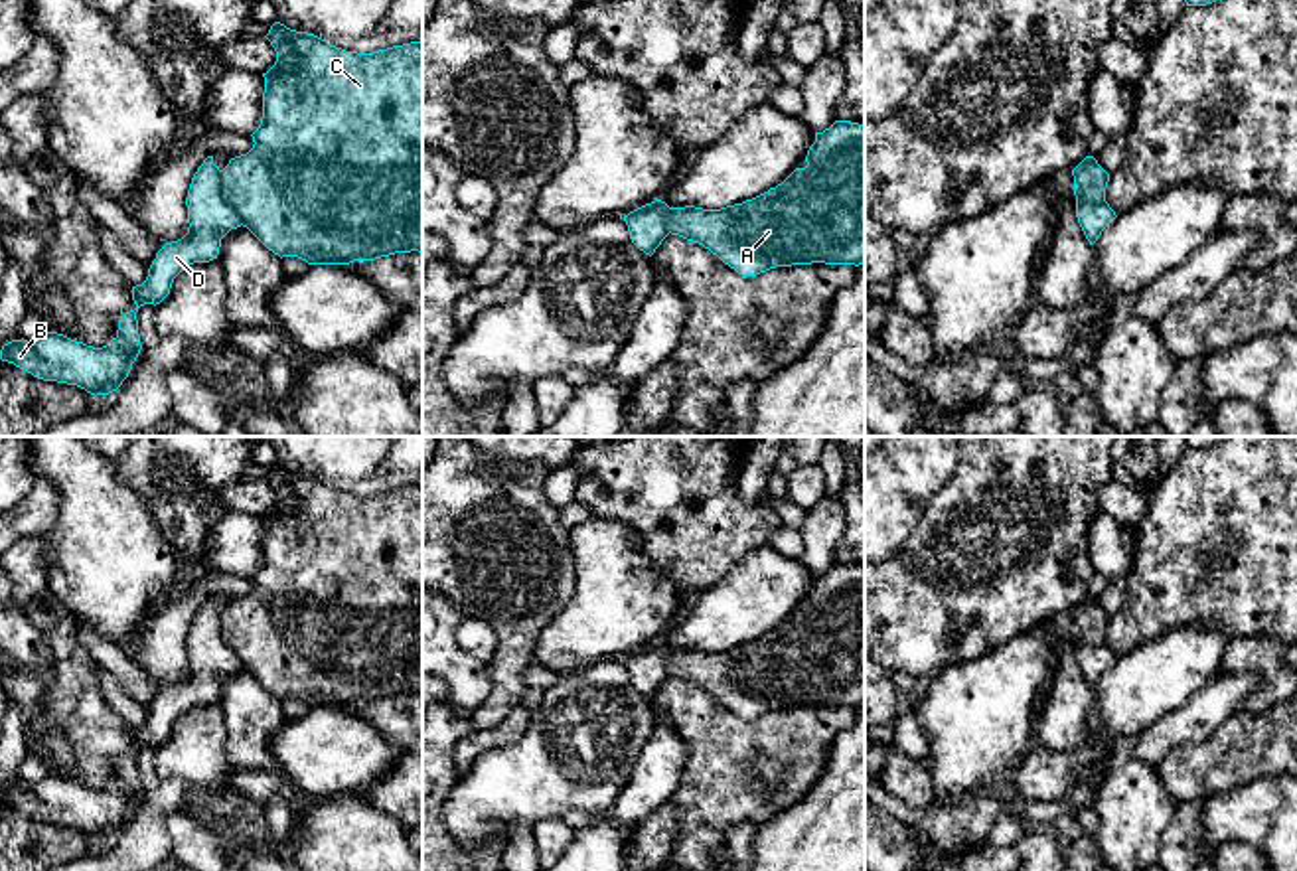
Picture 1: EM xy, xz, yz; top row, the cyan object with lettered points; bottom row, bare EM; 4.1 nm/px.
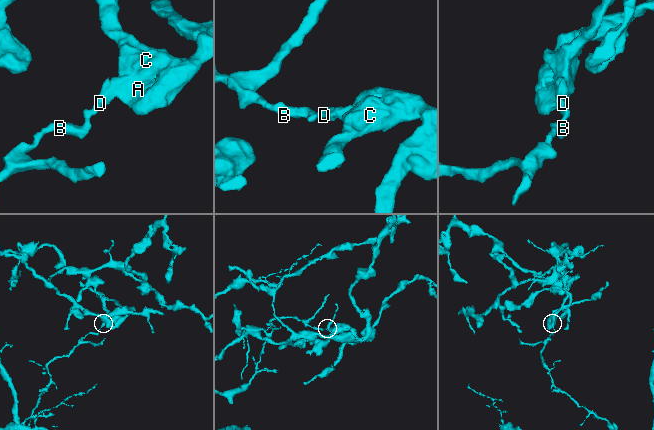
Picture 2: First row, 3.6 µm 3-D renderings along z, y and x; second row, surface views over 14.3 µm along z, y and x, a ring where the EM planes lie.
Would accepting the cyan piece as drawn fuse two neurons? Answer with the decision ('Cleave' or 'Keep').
Cleave

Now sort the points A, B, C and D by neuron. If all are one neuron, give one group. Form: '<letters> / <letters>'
A C / B D

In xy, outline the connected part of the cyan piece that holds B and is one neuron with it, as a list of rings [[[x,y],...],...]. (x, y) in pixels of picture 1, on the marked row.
[[[207,156],[191,178],[188,198],[188,233],[166,243],[152,261],[142,284],[132,286],[134,310],[118,320],[116,336],[103,348],[47,332],[36,342],[12,340],[2,346],[0,359],[43,381],[77,385],[91,395],[109,395],[128,377],[142,344],[136,312],[144,304],[160,304],[174,278],[193,263],[217,259],[221,239],[241,227],[233,205],[221,194],[221,170]]]

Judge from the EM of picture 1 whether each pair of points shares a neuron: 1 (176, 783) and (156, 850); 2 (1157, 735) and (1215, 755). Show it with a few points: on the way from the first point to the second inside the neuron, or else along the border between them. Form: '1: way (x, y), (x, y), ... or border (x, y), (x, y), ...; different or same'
1: way (164, 798), (156, 806), (156, 834); same
2: border (1224, 719), (1203, 741), (1177, 745), (1155, 767); different

